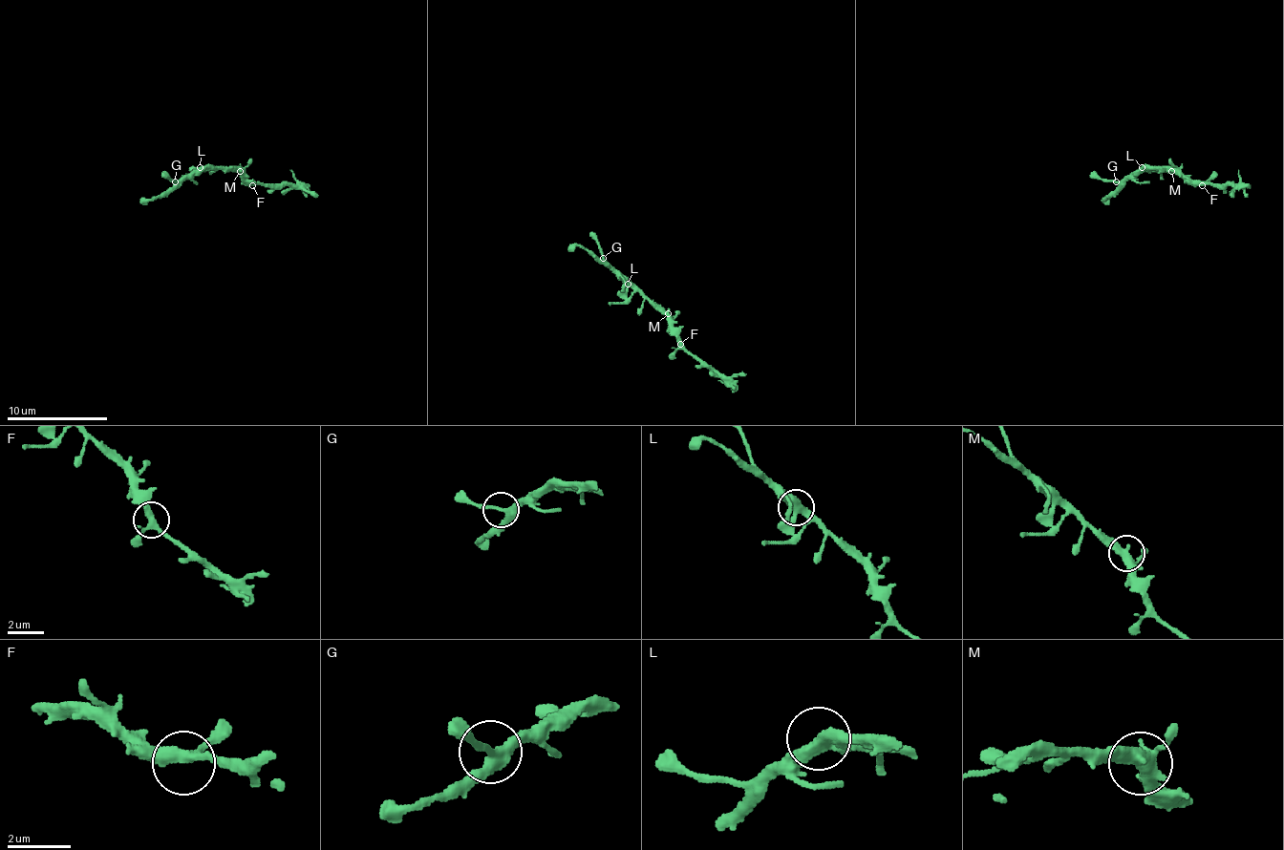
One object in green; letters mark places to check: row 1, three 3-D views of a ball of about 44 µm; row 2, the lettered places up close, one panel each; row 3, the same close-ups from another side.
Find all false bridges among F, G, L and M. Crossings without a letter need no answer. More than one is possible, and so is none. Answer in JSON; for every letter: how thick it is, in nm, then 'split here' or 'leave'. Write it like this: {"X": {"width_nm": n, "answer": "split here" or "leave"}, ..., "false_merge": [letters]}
{"F": {"width_nm": 320, "answer": "leave"}, "G": {"width_nm": 260, "answer": "leave"}, "L": {"width_nm": 360, "answer": "leave"}, "M": {"width_nm": 360, "answer": "leave"}, "false_merge": []}

